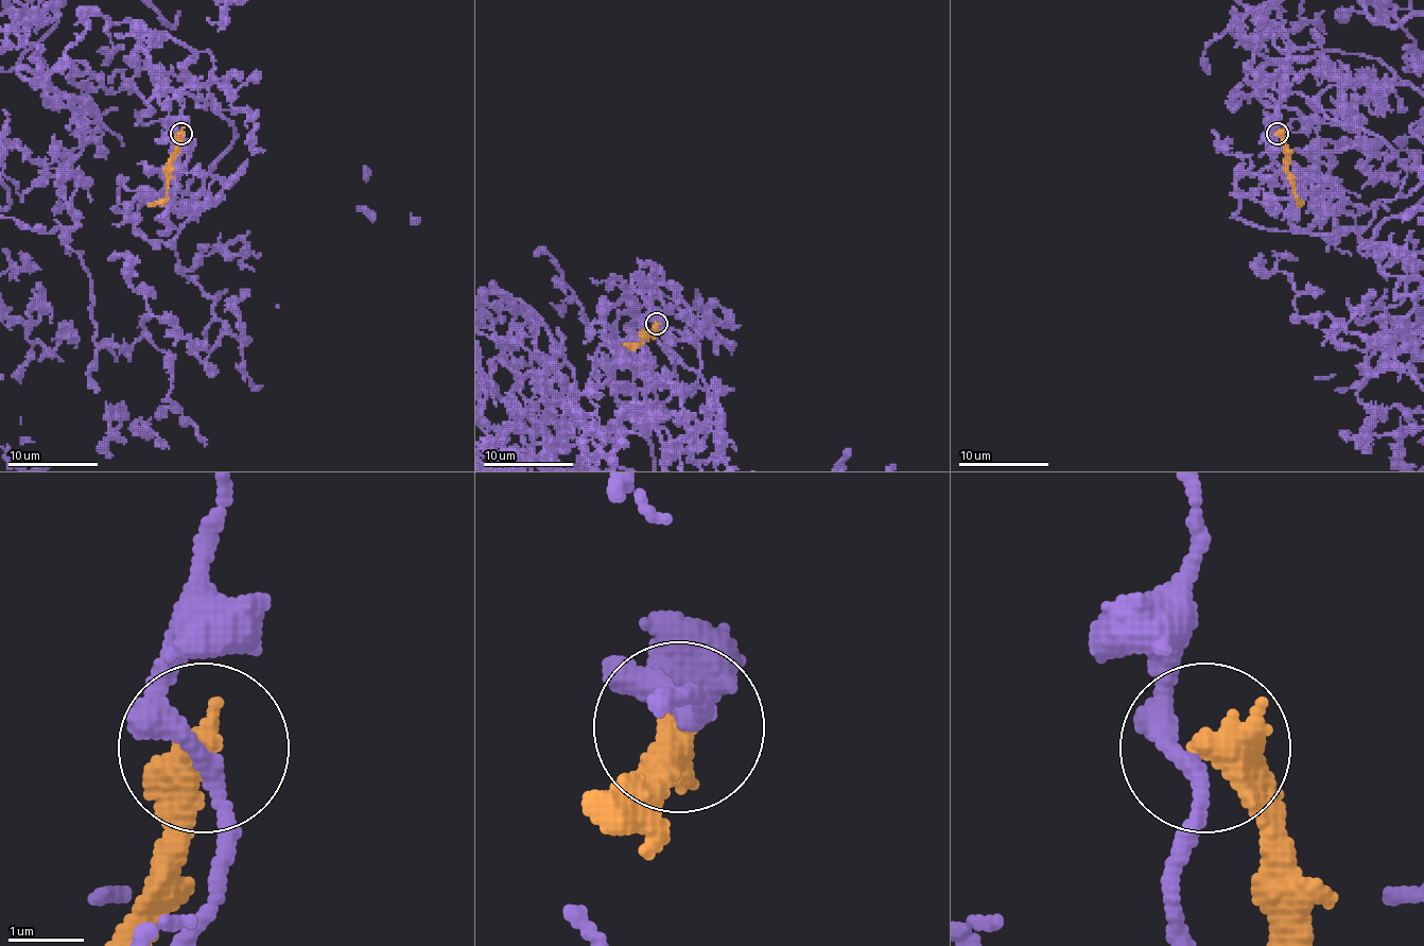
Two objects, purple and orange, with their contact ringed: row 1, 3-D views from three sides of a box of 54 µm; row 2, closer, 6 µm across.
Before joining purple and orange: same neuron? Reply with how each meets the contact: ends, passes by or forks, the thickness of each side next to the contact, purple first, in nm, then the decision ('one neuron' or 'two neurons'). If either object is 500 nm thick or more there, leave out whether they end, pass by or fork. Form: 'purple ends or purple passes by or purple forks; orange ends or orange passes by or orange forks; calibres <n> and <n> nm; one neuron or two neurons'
purple passes by; orange ends; calibres 240 and 480 nm; two neurons

